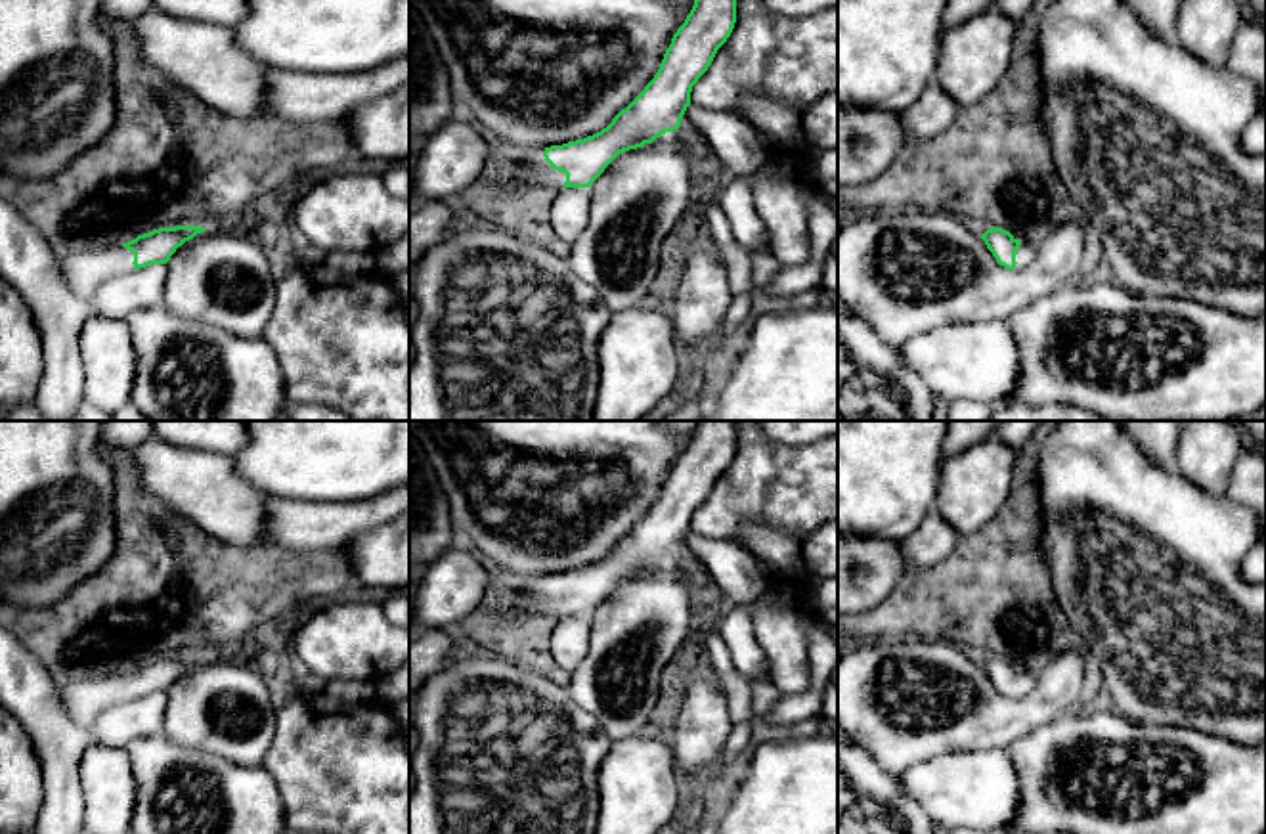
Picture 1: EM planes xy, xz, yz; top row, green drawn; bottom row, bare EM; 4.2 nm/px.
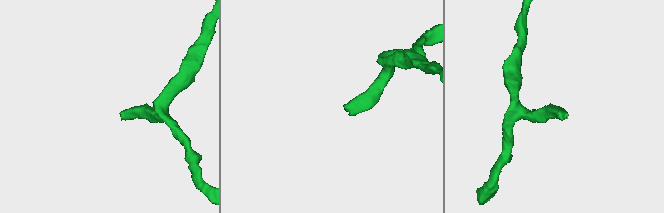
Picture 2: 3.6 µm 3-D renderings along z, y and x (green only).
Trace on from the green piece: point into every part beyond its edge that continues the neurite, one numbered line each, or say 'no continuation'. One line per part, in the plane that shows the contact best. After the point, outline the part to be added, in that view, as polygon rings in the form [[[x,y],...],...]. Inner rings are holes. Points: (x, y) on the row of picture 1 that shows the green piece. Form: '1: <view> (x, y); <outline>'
1: xz (526, 171); [[[545,149],[534,153],[516,153],[505,170],[495,174],[486,186],[499,187],[511,195],[520,195],[532,187],[566,189],[566,174],[555,170],[543,157]]]

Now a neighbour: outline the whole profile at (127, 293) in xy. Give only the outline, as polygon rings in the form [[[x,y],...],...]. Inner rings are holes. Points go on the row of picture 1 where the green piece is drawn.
[[[149,264],[101,283],[88,304],[92,316],[124,319],[138,310],[159,306],[164,287],[166,264]]]

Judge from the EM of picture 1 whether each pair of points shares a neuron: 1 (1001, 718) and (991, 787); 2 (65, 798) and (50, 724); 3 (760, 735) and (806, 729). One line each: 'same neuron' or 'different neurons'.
1: different neurons
2: same neuron
3: same neuron

